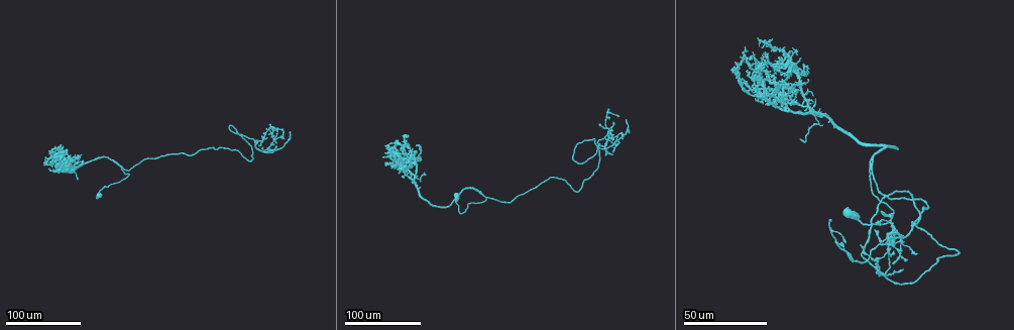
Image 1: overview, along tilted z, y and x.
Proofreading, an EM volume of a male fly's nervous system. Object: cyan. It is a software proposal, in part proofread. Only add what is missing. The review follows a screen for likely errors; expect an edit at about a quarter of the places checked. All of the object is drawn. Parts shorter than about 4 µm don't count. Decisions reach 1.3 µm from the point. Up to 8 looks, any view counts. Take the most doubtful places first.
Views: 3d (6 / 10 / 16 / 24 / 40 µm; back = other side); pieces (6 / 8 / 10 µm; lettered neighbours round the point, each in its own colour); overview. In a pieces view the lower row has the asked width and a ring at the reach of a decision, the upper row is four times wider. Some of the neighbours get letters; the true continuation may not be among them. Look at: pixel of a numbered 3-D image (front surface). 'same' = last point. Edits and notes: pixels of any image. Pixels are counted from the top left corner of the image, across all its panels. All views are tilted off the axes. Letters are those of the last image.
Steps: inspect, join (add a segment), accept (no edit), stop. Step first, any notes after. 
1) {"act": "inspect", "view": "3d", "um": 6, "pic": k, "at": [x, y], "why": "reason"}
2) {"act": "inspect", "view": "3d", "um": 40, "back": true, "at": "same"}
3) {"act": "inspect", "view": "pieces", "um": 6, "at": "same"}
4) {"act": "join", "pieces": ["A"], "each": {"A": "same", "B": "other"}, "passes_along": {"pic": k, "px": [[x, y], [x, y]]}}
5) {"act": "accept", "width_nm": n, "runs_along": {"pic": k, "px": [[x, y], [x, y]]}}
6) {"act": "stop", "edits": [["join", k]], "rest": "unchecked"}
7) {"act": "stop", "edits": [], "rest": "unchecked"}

{"act": "inspect", "view": "3d", "um": 24, "pic": 1, "at": [860, 245], "why": "branch stops here"}

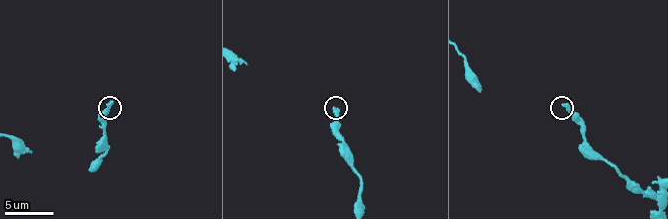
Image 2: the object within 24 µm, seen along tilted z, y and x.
{"act": "inspect", "view": "pieces", "um": 6, "pic": 2, "at": [110, 103], "why": "see the neighbours"}

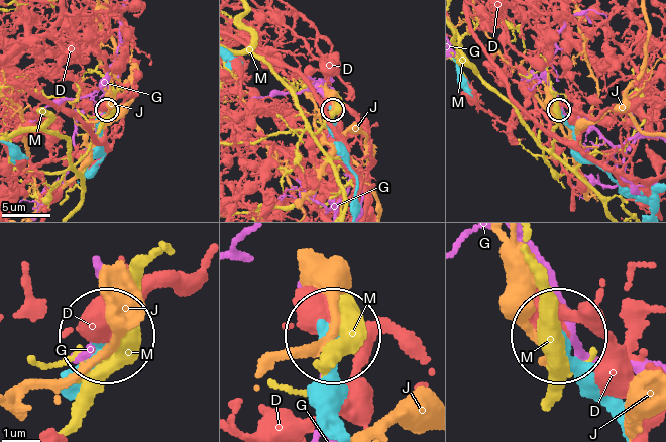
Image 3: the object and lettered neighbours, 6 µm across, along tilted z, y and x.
{"act": "accept", "each": {"D": "other", "G": "other", "J": "other", "M": "other"}, "runs_along": {"pic": 3, "px": [[338, 425], [327, 337]]}, "found": "no lettered segment goes on from it"}

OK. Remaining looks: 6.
{"act": "inspect", "view": "3d", "um": 40, "pic": 1, "at": [918, 252], "why": "thin end"}

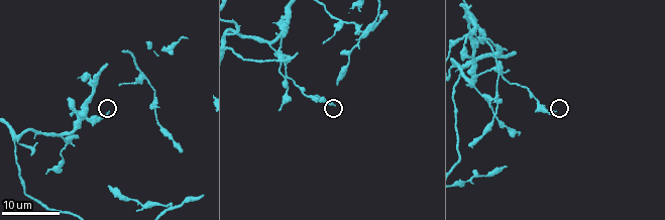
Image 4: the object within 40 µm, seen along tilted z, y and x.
{"act": "inspect", "view": "pieces", "um": 10, "pic": 4, "at": [554, 112]}

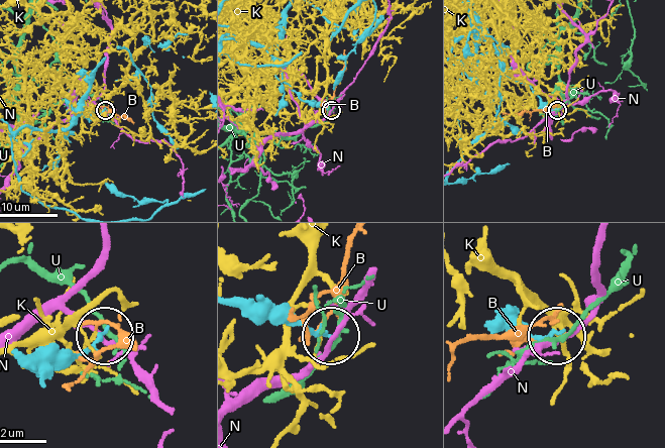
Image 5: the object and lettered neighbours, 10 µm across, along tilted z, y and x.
{"act": "accept", "each": {"B": "other", "K": "other", "N": "other", "U": "other"}, "runs_along": {"pic": 5, "px": [[29, 354], [86, 352], [104, 337]]}, "found": "no lettered segment goes on from it"}

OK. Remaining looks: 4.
{"act": "inspect", "view": "pieces", "um": 6, "pic": 2, "at": [19, 156], "why": "branch stops here"}

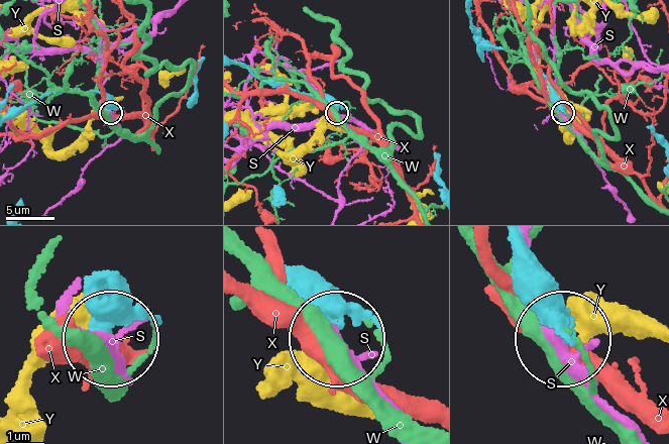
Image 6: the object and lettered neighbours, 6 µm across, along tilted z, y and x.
{"act": "accept", "width_nm": 360, "each": {"S": "other", "W": "other", "X": "other", "Y": "other"}, "found": "none of them fits"}

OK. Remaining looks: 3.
{"act": "inspect", "view": "3d", "um": 40, "pic": 1, "at": [270, 134], "why": "tapers out"}

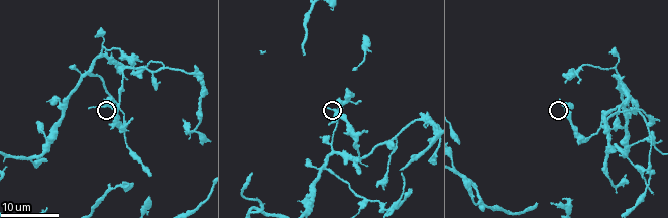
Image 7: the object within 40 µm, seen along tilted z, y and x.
{"act": "inspect", "view": "pieces", "um": 10, "pic": 7, "at": [330, 123]}

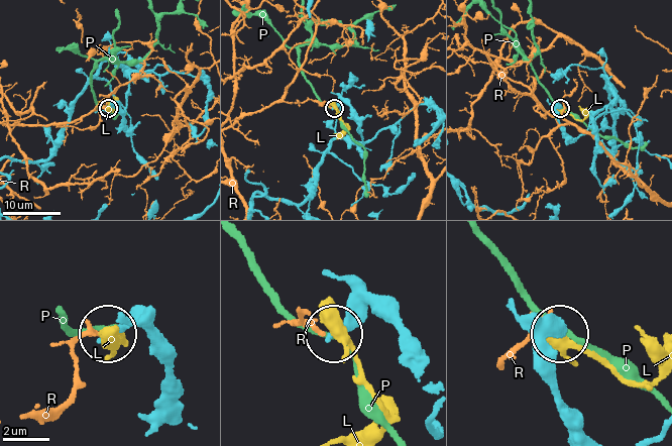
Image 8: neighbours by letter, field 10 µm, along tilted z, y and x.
{"act": "accept", "each": {"L": "other", "P": "other", "R": "other"}, "found": "none of them fits"}

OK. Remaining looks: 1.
{"act": "stop", "edits": [], "rest": "unchecked"}

